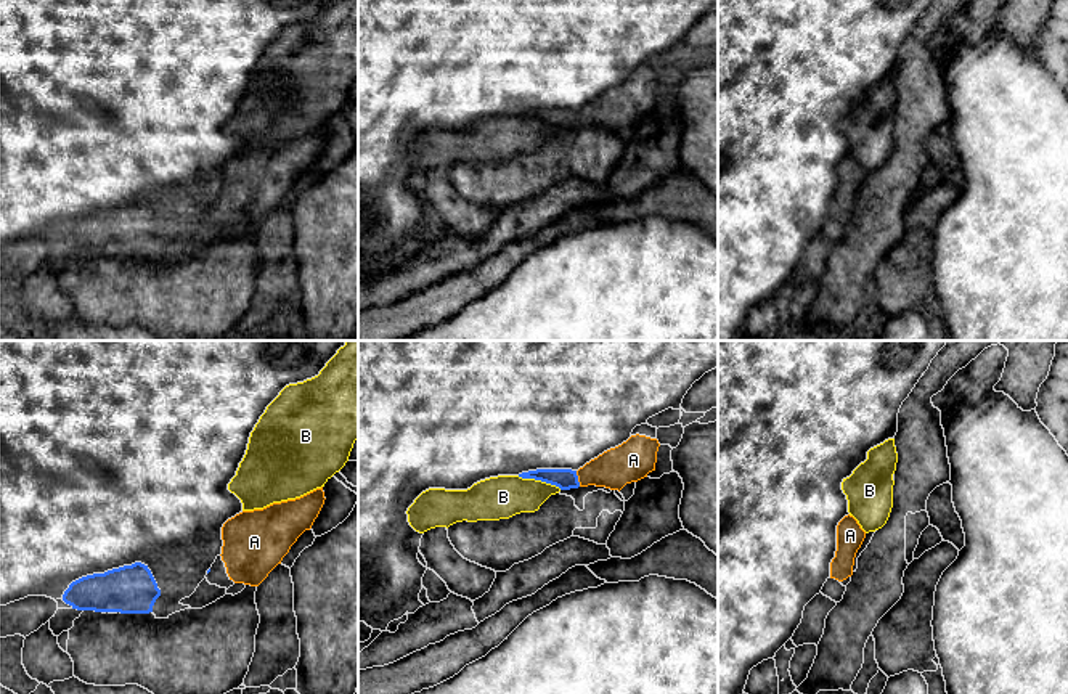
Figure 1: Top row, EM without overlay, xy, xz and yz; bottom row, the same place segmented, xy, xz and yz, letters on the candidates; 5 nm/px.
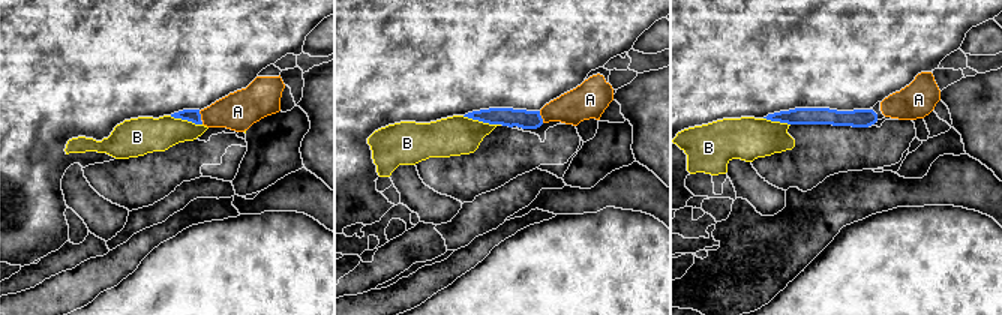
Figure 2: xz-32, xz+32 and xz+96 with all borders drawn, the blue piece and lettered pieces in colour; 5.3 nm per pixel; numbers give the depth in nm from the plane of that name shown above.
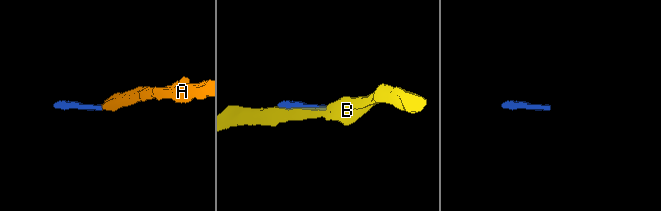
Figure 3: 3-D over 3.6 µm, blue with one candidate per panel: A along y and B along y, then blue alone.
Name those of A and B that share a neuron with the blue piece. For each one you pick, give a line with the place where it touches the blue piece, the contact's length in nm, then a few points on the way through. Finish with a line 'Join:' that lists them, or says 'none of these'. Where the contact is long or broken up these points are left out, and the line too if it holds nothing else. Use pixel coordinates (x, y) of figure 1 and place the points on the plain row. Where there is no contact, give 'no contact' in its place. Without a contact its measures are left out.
A: meets blue in xz at (577, 119); contact 80 nm long; runs through xz (566, 119), (577, 119), (615, 108)
Join: A

